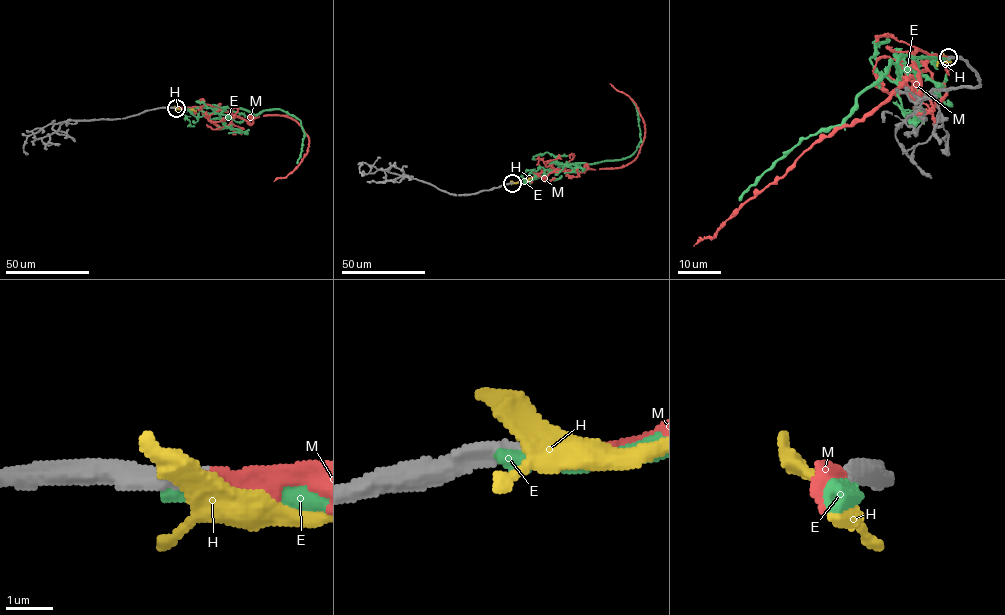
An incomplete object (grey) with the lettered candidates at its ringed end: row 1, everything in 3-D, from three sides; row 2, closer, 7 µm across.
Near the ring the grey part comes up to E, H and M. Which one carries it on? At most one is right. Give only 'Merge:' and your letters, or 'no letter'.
Merge: M

